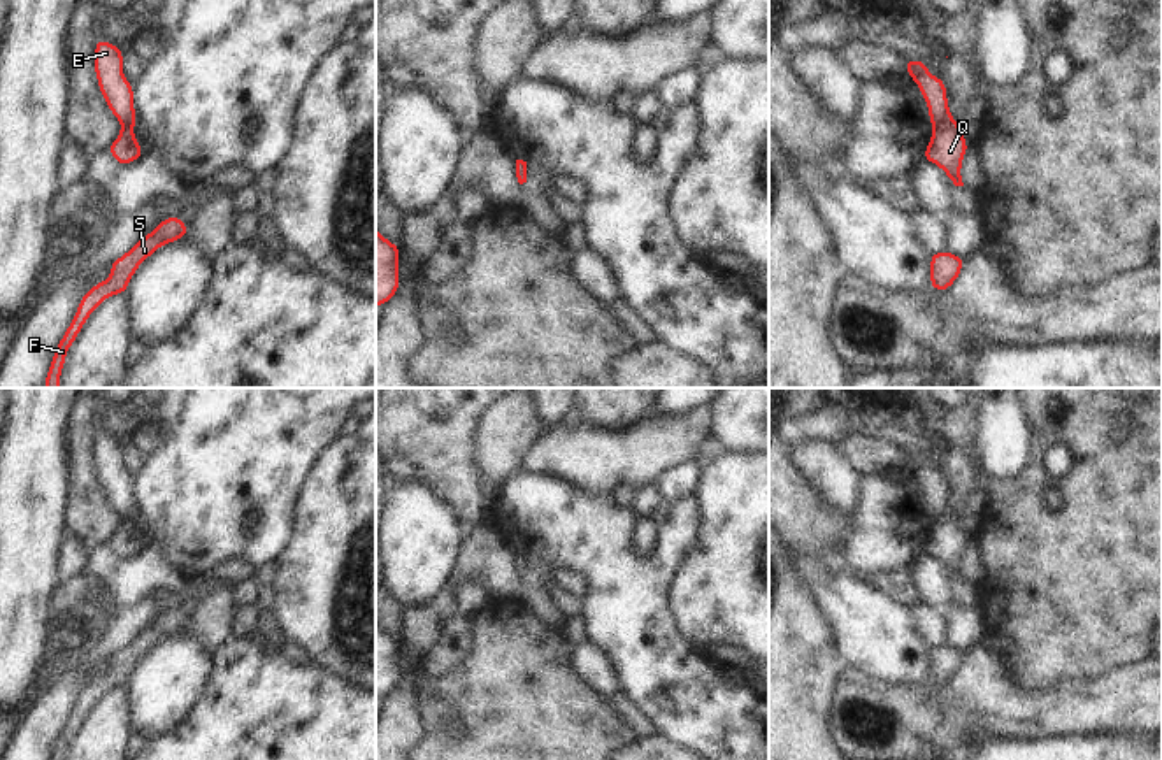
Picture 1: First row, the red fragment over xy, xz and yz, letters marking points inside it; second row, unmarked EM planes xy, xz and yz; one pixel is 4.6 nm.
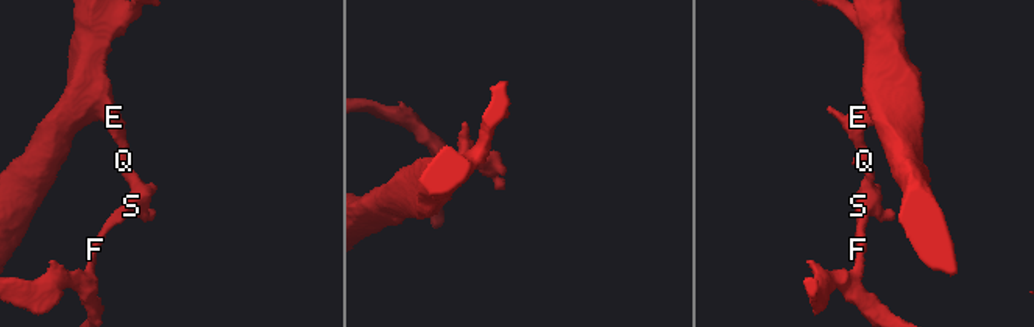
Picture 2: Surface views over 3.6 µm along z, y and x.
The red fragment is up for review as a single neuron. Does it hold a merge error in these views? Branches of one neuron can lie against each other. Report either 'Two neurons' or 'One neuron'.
Two neurons.

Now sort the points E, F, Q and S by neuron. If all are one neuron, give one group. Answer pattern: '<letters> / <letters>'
E / F Q S

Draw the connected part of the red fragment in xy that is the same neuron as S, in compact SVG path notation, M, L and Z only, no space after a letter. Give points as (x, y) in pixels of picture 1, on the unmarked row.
M170 609L156 618L153 625L144 628L130 644L111 656L111 669L104 676L91 679L81 692L79 700L58 735L49 760L63 760L68 741L75 735L81 721L90 707L111 688L126 685L130 672L144 653L147 653L158 641L183 632L190 620L179 609Z

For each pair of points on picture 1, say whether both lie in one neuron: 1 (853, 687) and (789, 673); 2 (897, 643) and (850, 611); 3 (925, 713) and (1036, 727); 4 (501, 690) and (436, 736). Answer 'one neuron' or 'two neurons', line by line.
1: two neurons
2: one neuron
3: one neuron
4: one neuron

